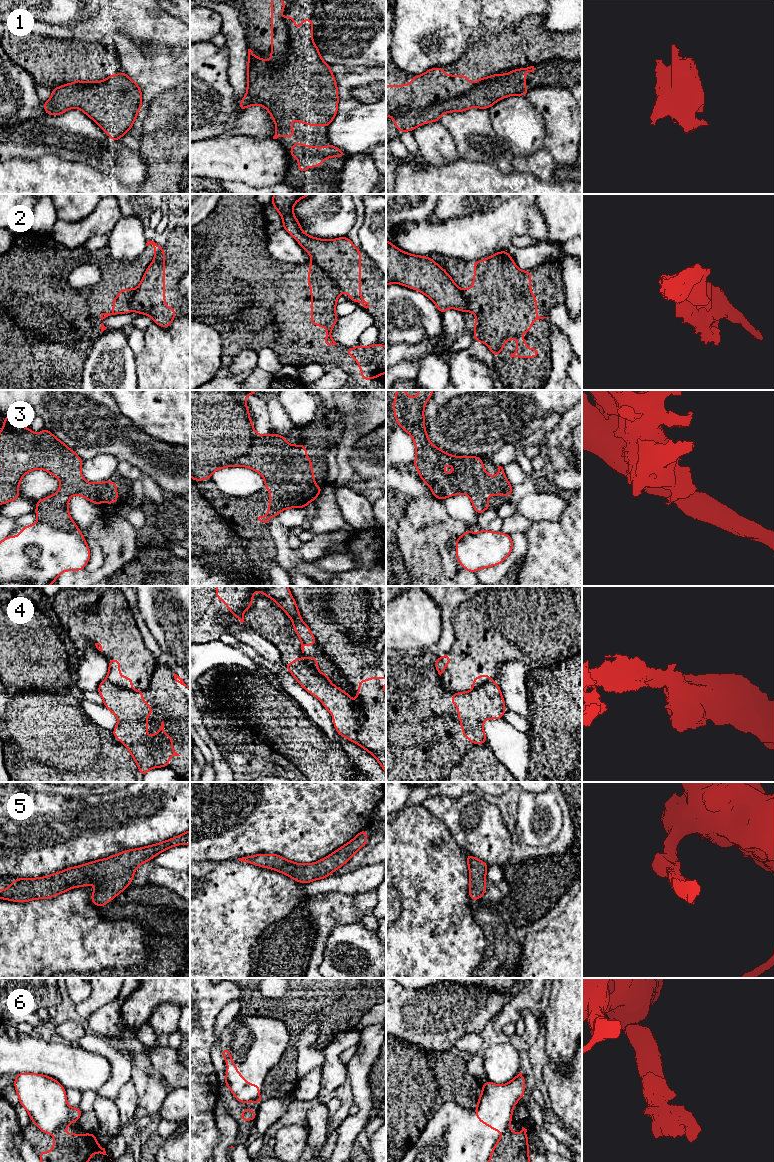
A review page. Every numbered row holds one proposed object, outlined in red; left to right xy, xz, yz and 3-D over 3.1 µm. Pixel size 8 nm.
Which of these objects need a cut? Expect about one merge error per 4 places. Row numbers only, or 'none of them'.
2, 4, 6

